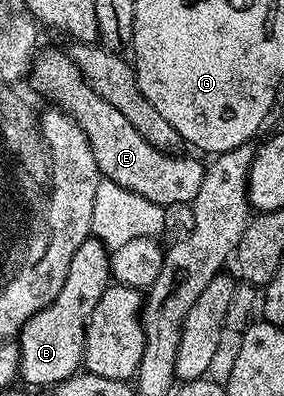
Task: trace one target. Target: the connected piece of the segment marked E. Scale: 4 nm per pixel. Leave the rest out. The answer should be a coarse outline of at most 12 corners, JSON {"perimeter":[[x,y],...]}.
{"perimeter":[[40,50],[37,94],[81,125],[103,179],[165,209],[204,164],[153,149],[66,50]]}

